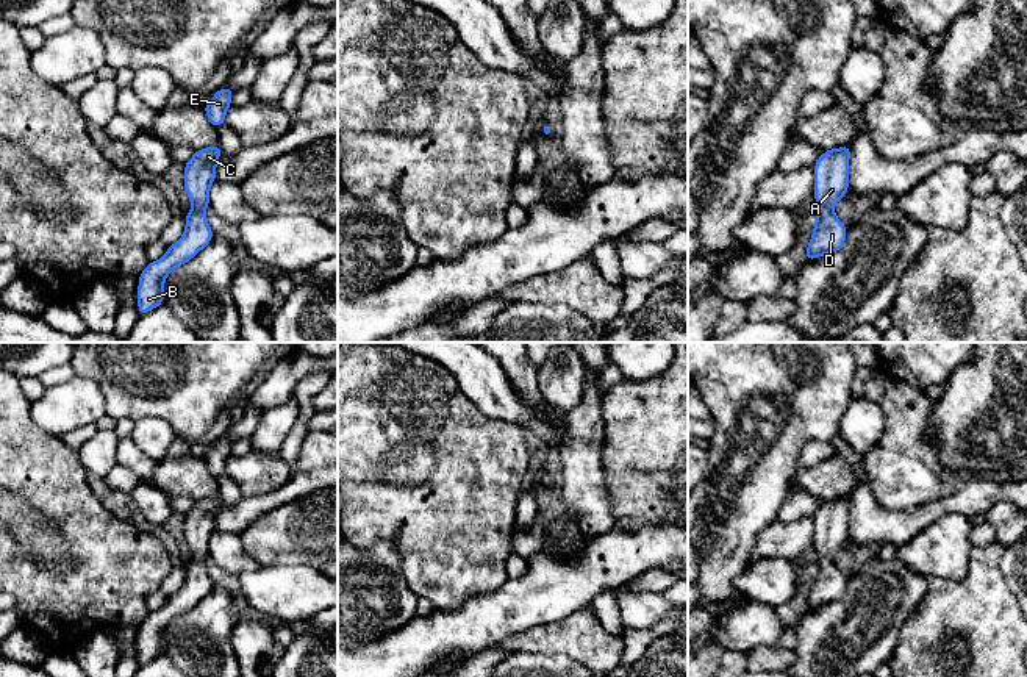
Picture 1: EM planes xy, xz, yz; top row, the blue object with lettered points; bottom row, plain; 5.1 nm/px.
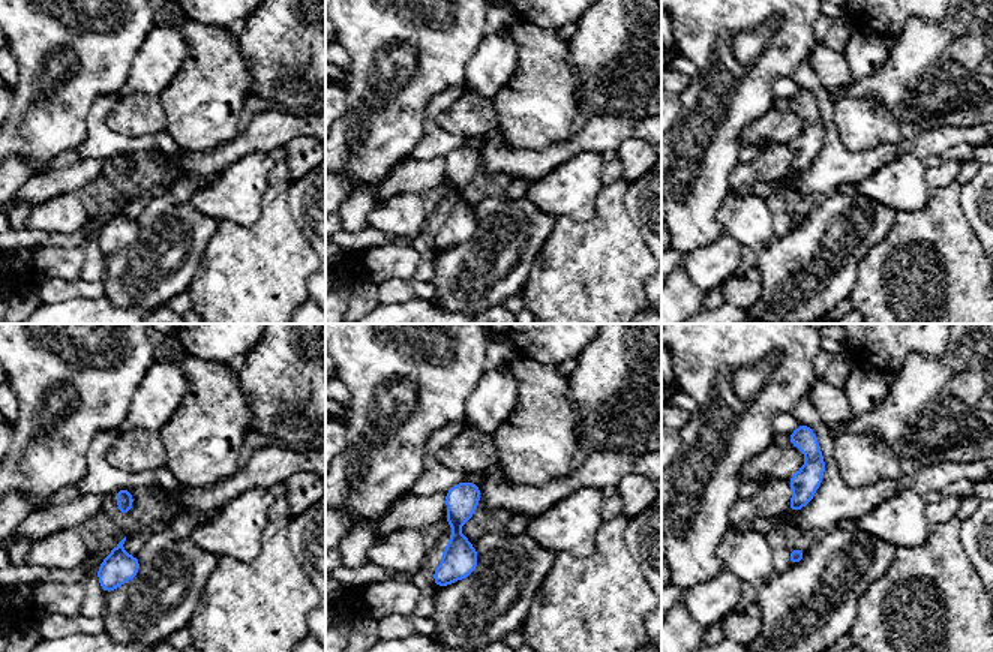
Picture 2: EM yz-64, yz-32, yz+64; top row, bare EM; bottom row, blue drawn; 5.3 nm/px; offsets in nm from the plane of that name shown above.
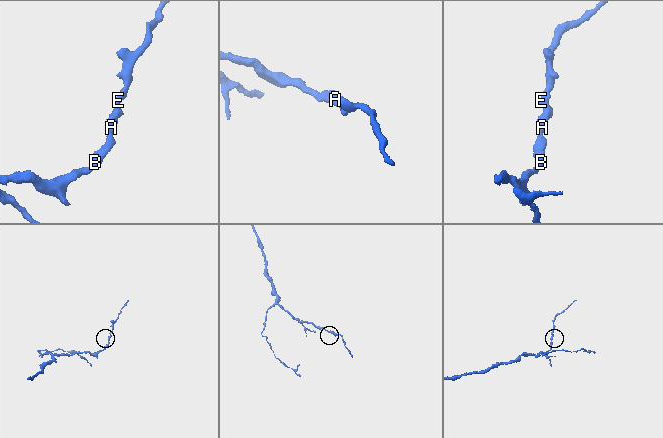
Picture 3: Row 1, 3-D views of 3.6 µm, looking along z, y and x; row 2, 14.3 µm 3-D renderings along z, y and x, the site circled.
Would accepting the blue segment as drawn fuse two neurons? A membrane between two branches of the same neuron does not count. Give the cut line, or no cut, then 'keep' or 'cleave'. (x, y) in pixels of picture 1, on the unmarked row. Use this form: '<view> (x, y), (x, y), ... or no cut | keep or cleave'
no cut | keep

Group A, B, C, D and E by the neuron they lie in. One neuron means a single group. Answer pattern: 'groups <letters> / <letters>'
groups A B C D E

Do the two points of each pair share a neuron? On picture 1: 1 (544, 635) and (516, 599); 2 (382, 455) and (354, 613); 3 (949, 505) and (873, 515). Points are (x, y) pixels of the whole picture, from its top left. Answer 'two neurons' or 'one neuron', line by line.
1: two neurons
2: two neurons
3: one neuron

